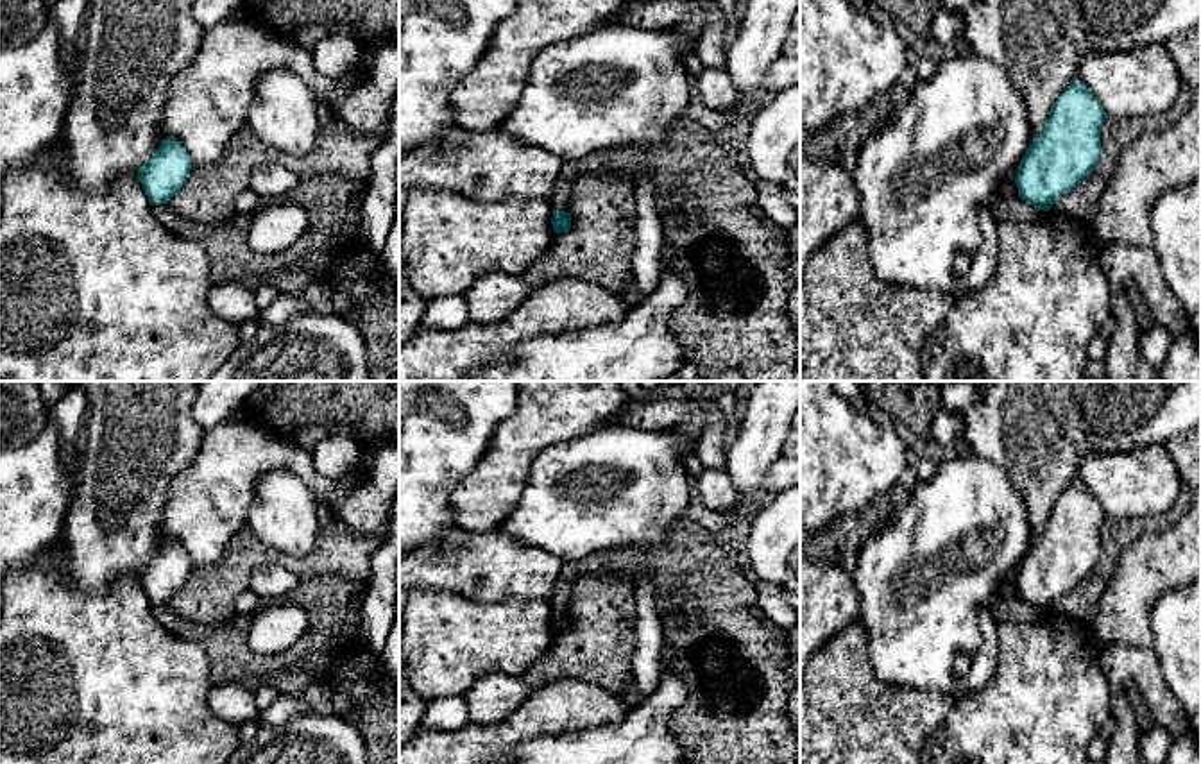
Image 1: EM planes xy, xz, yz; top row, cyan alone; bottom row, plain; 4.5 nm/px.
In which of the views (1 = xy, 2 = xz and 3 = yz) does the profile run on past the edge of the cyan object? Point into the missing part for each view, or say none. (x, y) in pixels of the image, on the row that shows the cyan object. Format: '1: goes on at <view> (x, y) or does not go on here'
1: does not go on here
2: does not go on here
3: does not go on here

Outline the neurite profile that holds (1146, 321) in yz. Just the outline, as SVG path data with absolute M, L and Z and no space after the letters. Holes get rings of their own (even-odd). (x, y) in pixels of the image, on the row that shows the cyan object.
M1128 279L1126 281L1126 292L1128 292L1128 299L1135 308L1137 318L1138 318L1138 326L1142 331L1149 331L1156 326L1156 320L1140 292L1140 286L1135 279Z

